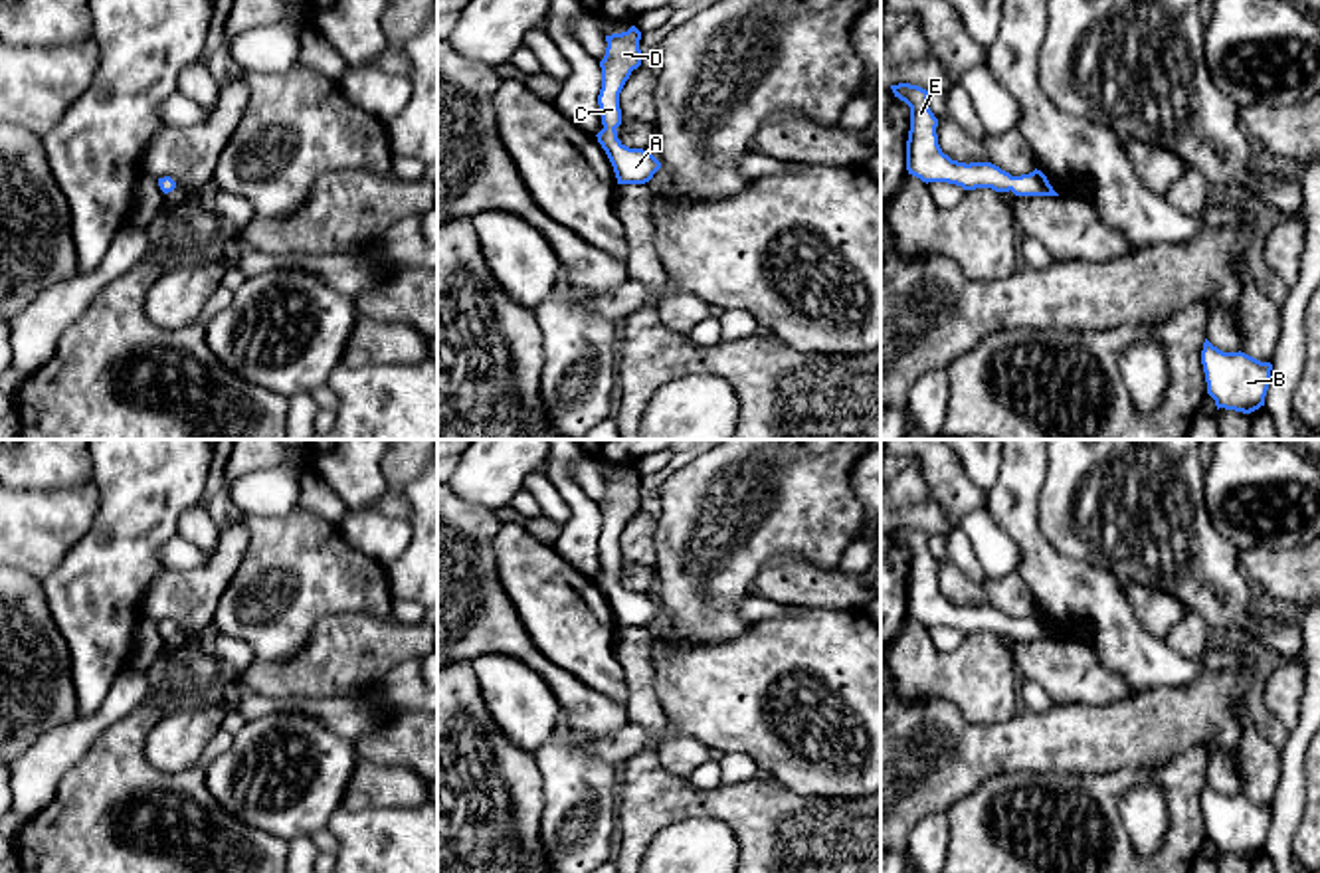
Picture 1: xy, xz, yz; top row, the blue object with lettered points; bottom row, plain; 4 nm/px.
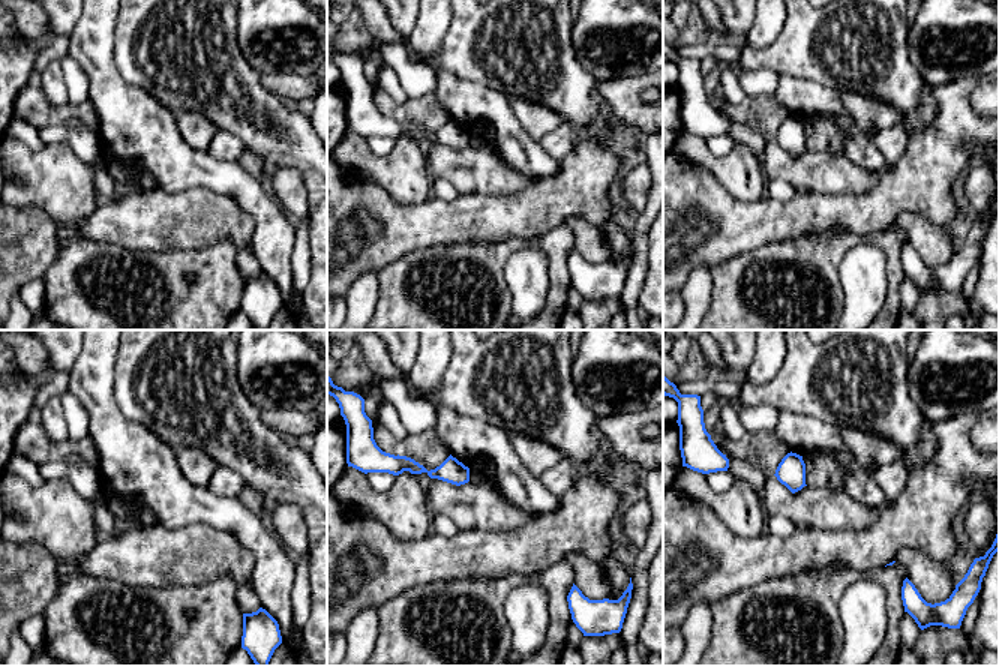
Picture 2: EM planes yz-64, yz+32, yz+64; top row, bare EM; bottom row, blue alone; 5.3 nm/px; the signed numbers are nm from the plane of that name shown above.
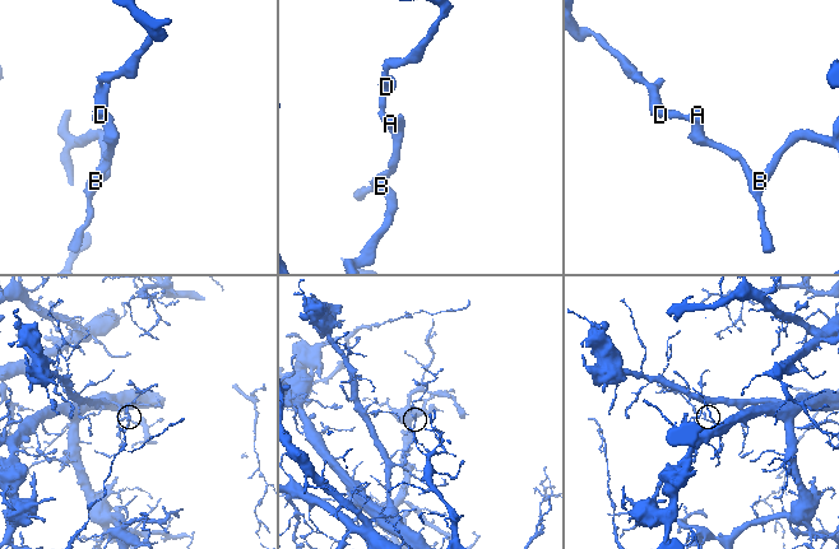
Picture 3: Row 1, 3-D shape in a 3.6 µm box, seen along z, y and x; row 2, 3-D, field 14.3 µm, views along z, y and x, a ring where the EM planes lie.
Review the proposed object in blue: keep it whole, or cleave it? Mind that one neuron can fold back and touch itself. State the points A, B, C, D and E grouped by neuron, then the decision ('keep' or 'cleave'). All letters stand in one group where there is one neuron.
groups A B C D E; keep

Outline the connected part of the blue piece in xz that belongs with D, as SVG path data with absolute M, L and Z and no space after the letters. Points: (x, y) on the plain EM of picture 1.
M635 469L606 479L608 491L600 505L598 548L604 572L596 580L613 610L617 628L645 628L661 612L661 606L649 594L625 590L615 574L621 568L619 536L631 515L641 509L639 483L641 475Z

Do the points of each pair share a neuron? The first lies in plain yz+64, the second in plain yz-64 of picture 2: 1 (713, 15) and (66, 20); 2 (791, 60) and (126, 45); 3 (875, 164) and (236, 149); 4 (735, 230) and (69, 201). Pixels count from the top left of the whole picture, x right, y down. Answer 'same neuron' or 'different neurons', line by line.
1: different neurons
2: same neuron
3: different neurons
4: different neurons

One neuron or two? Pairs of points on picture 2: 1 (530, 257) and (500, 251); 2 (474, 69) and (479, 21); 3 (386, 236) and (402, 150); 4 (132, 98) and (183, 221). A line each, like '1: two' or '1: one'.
1: two
2: one
3: two
4: two

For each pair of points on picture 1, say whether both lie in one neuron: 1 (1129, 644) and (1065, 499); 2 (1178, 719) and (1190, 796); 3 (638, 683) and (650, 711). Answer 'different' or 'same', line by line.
1: different
2: different
3: same

